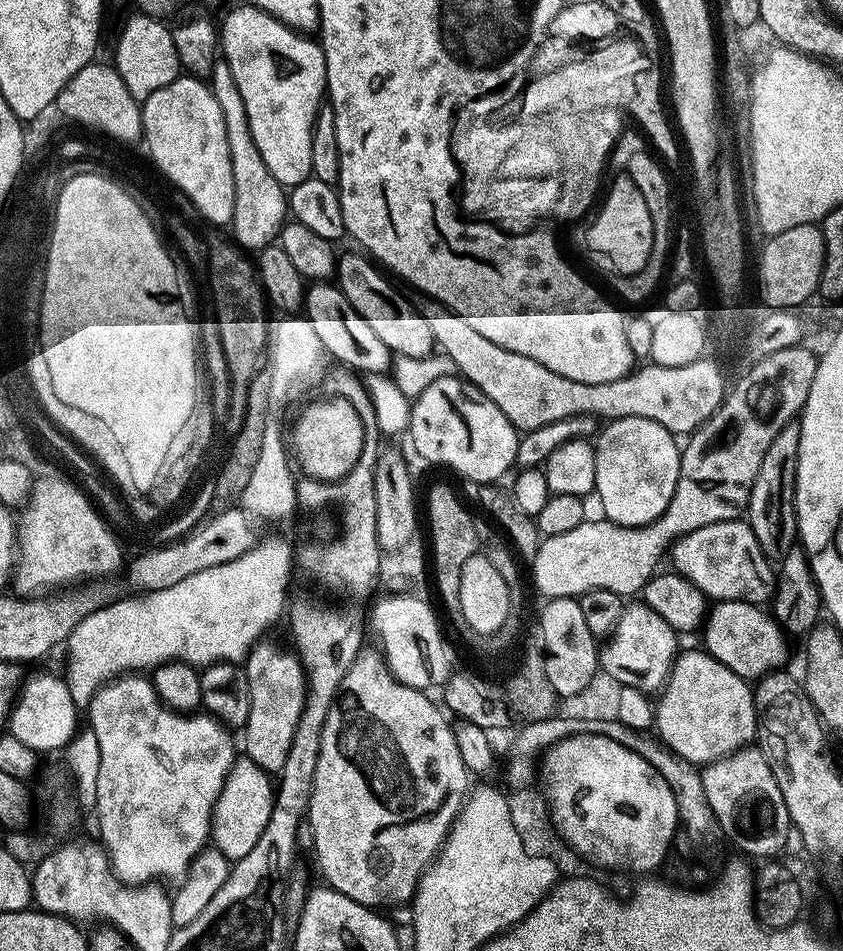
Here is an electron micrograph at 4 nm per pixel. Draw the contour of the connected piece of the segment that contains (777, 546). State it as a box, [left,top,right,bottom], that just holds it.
[746,422,800,558]

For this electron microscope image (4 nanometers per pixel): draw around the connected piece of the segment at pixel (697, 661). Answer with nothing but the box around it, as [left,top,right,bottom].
[654,651,758,766]

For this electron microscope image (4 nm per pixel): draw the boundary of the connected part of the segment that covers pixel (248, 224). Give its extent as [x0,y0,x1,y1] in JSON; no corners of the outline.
[210,59,289,249]

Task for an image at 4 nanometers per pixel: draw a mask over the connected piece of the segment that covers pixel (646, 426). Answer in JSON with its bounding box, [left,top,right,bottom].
[595,416,678,528]

